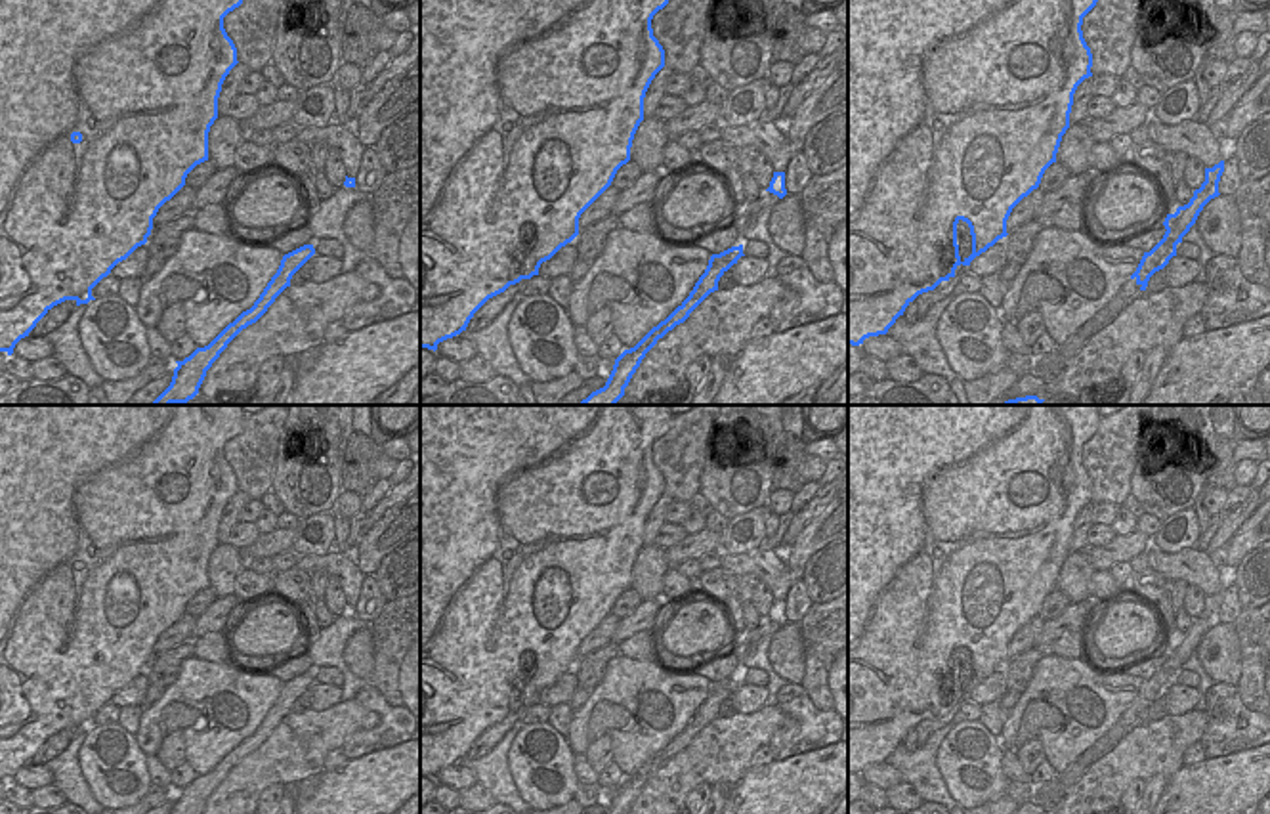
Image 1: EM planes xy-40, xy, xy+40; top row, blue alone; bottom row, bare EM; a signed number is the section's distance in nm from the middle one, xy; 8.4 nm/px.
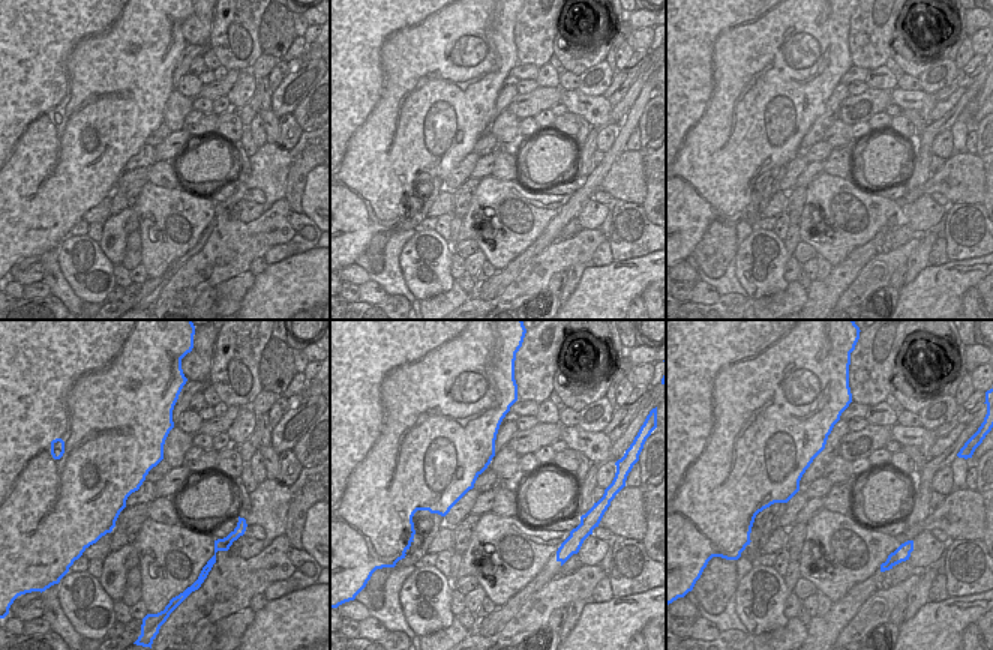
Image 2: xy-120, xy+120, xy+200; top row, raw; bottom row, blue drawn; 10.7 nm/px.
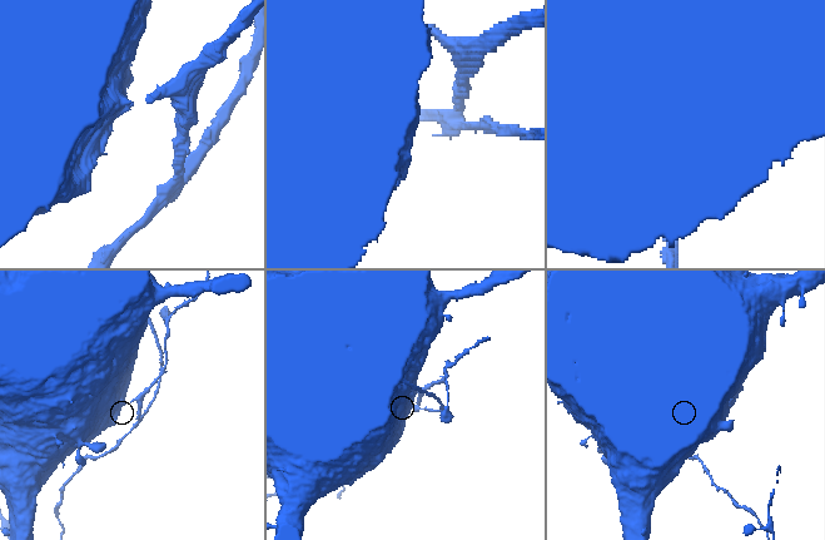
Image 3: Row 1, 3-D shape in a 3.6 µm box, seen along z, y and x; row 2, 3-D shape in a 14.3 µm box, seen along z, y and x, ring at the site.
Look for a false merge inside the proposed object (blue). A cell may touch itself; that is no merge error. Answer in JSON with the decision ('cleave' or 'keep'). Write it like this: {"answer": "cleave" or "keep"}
{"answer": "cleave"}

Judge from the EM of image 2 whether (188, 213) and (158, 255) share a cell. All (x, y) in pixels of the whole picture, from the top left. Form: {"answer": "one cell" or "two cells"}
{"answer": "one cell"}

